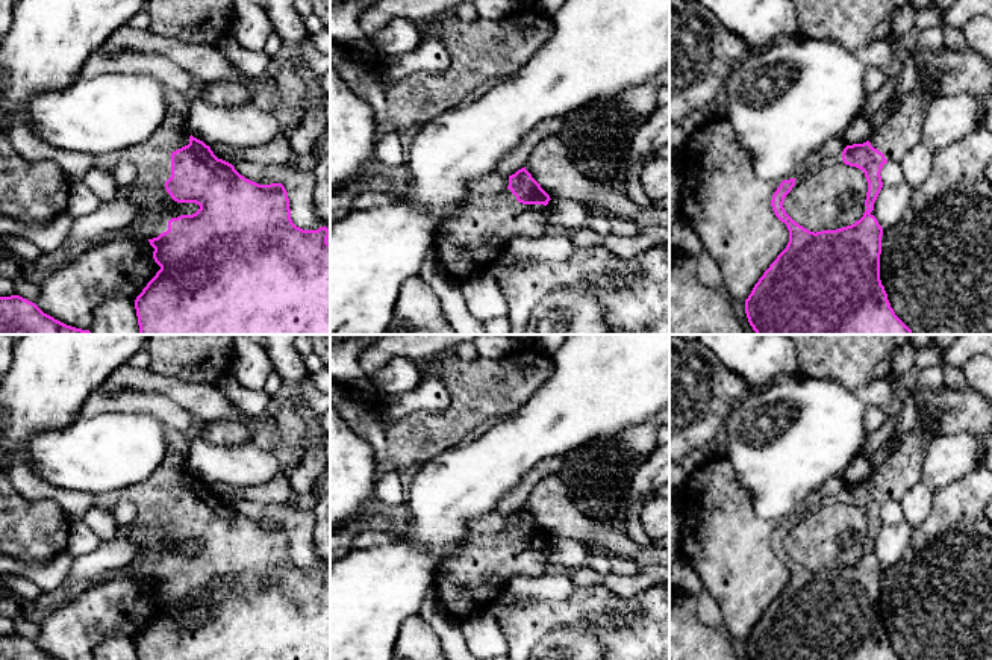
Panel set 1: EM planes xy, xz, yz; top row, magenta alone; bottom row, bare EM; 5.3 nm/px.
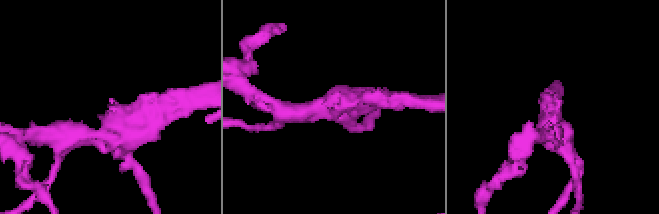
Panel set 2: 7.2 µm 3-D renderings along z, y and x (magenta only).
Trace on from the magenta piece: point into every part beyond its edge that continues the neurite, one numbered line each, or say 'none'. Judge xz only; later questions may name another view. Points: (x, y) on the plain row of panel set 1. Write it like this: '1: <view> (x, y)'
1: xz (474, 574)

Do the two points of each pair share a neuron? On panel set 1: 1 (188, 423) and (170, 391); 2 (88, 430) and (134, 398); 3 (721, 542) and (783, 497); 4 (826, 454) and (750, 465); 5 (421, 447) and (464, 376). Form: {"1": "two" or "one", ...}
{"1": "two", "2": "two", "3": "two", "4": "one", "5": "one"}

